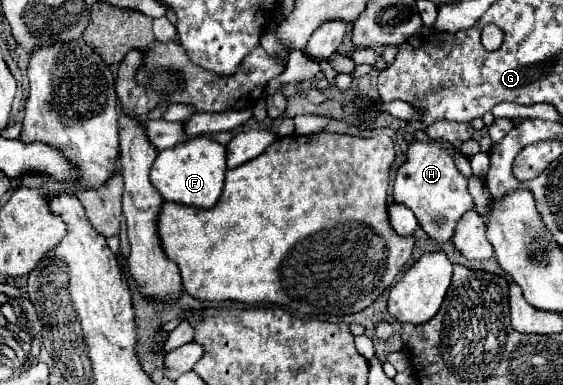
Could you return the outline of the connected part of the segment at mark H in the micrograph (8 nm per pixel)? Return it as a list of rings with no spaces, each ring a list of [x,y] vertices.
[[[415,141],[407,149],[407,161],[397,169],[397,177],[393,183],[393,199],[395,203],[411,209],[423,227],[423,231],[435,239],[449,243],[453,239],[457,219],[467,211],[475,209],[473,199],[467,189],[467,177],[457,169],[453,151],[439,143]]]

